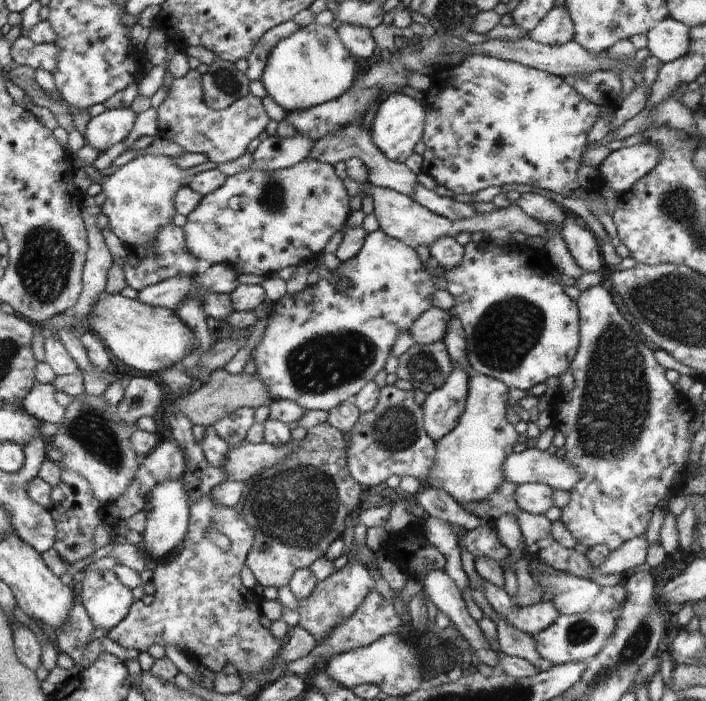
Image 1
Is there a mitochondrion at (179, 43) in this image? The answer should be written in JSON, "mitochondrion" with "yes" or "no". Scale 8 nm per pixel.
{"mitochondrion":"no"}

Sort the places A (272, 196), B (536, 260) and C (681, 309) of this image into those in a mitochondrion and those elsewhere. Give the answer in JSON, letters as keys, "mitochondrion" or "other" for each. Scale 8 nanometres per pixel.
{"A":"mitochondrion","B":"other","C":"mitochondrion"}

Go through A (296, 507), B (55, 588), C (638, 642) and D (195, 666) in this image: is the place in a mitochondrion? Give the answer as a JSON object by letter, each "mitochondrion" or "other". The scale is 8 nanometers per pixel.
{"A":"mitochondrion","B":"other","C":"mitochondrion","D":"other"}

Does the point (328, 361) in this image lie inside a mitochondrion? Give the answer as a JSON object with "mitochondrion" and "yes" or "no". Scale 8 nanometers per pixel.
{"mitochondrion":"yes"}

